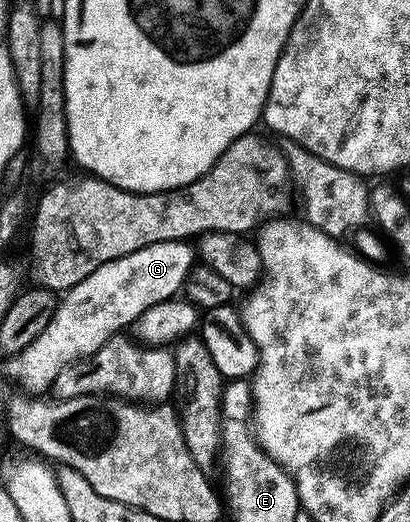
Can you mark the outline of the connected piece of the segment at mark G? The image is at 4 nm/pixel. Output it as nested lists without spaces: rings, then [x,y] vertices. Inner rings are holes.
[[[158,241],[149,247],[141,247],[141,251],[133,251],[133,255],[125,255],[97,267],[93,275],[81,279],[81,283],[66,290],[56,304],[53,319],[47,324],[45,331],[37,335],[37,339],[33,339],[33,343],[29,343],[29,347],[25,347],[25,351],[18,355],[19,385],[23,388],[20,390],[27,395],[46,394],[53,379],[57,379],[57,371],[61,371],[61,367],[81,357],[91,357],[110,337],[122,334],[126,325],[134,326],[139,316],[149,311],[149,307],[172,300],[182,290],[192,265],[197,261],[196,250],[189,246],[187,241]]]

